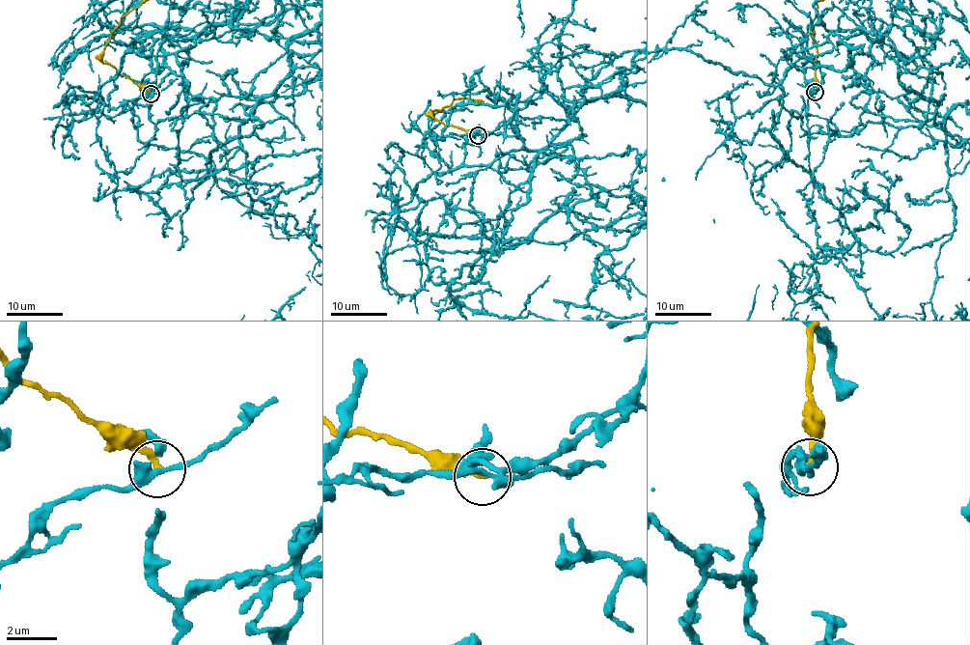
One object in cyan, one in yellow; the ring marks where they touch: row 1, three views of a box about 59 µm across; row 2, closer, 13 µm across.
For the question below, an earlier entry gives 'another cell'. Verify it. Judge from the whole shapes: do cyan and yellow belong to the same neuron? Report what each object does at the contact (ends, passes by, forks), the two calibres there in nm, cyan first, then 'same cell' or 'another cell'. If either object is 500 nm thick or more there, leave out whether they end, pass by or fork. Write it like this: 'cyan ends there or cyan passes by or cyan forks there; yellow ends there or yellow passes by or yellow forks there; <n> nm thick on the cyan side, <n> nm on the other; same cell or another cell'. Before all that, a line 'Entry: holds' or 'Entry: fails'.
Entry: holds
cyan passes by; yellow ends there; 320 nm thick on the cyan side, 220 nm on the other; another cell

